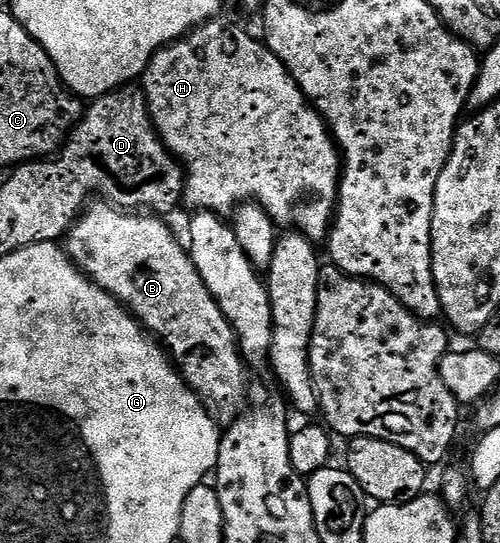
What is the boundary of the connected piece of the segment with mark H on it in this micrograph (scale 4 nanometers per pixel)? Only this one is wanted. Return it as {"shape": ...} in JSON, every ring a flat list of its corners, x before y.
{"shape":[[222,19,207,20,205,24,198,25,182,39,161,48,152,58,152,62,148,62,145,72,140,77,140,87,146,93,146,105,150,111,150,117,154,119,154,128,158,131,163,144,185,171,186,189,182,191,185,207,190,207,190,210,230,214,238,205,253,202,259,204,274,219,279,229,299,232,301,236,306,236,315,242,325,241,330,235,330,225,334,223,334,214,338,211,338,184,342,174,342,157,338,151,338,145,334,143,326,121,306,99,300,86,292,78,284,62,276,58,274,51,267,48,259,37,257,40,256,37,249,36,244,29,237,28,236,25]]}

